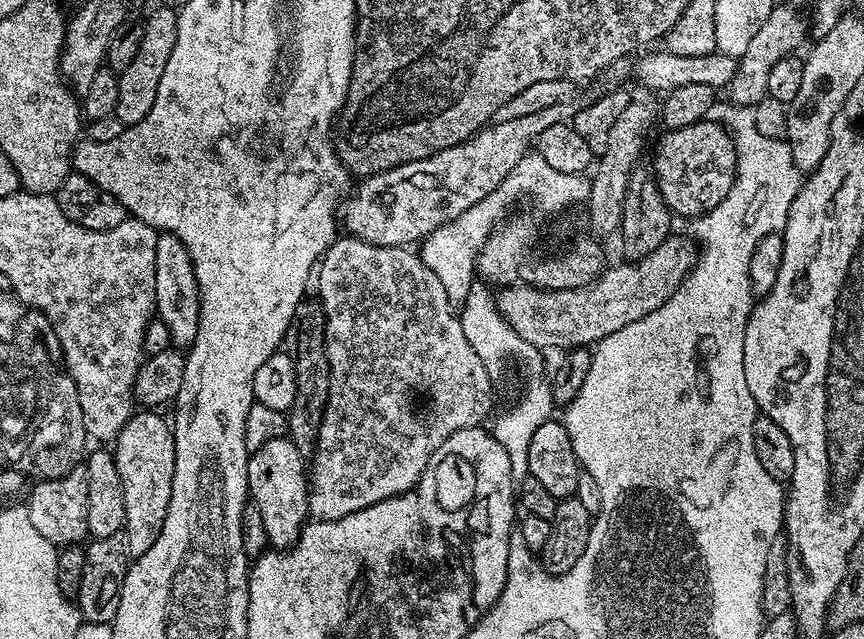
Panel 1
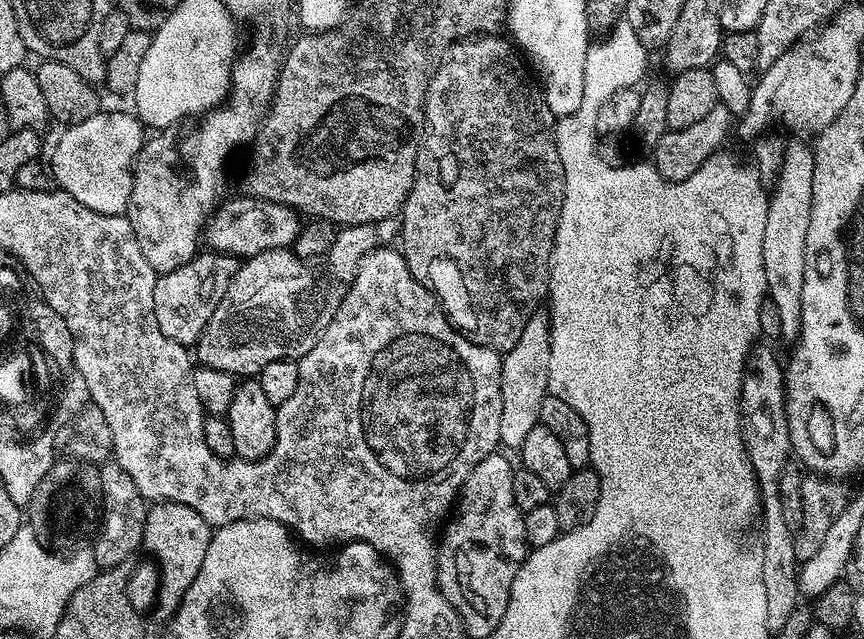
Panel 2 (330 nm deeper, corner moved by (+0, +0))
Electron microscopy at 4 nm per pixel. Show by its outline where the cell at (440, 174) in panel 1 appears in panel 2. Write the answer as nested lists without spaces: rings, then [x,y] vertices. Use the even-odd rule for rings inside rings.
[[[247,194],[239,195],[233,200],[225,199],[208,217],[208,223],[202,232],[206,244],[228,256],[240,256],[239,258],[257,256],[266,250],[295,245],[302,220],[293,208],[287,208],[285,204],[278,202],[258,200]]]

